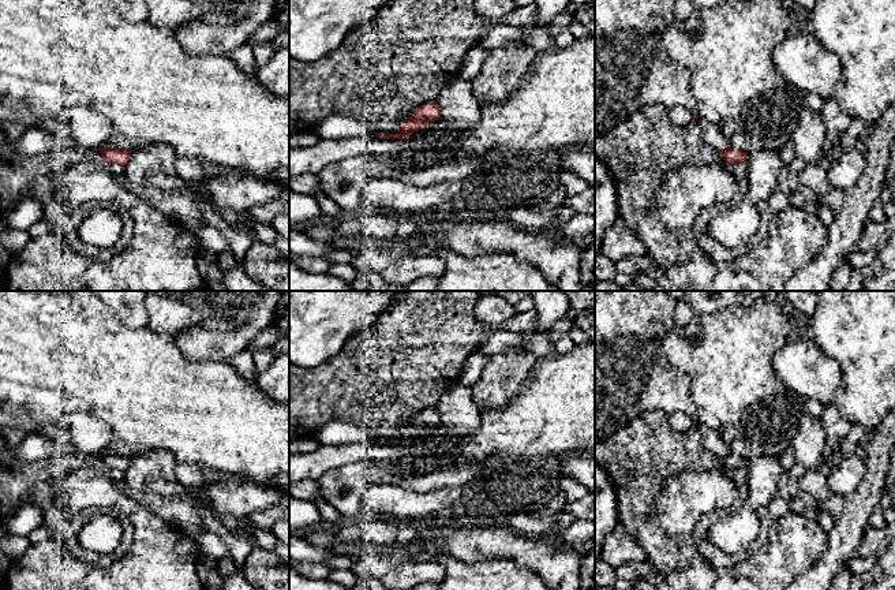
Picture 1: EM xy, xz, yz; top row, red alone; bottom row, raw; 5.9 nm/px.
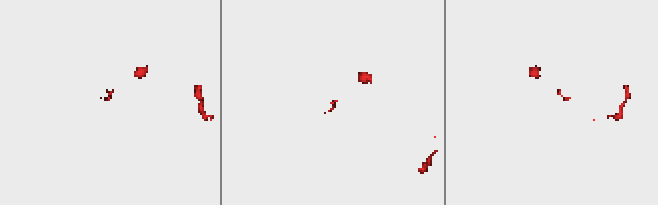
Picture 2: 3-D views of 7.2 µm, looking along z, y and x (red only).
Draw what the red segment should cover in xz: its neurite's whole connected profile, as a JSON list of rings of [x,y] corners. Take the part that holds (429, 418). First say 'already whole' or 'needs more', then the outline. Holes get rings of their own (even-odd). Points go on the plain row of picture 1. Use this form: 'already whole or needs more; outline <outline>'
already whole; outline [[[437,407],[423,410],[405,426],[400,427],[400,434],[396,441],[375,438],[375,442],[381,445],[398,444],[407,445],[415,437],[419,437],[423,432],[438,426],[441,422],[439,411]]]

